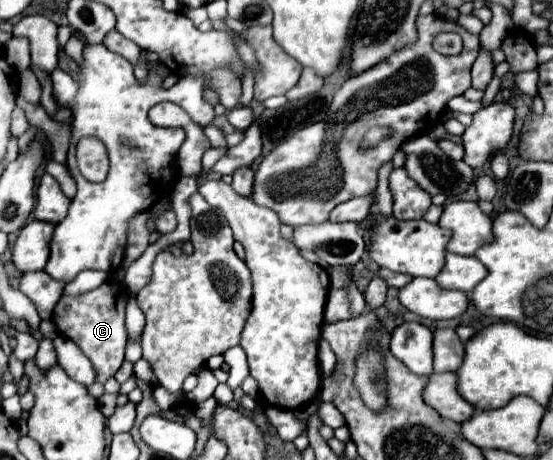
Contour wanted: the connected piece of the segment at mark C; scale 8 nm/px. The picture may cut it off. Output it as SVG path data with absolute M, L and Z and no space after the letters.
M103 282L99 288L89 290L81 296L63 296L53 312L53 322L61 336L73 340L83 354L91 360L97 382L105 384L123 364L127 332L125 332L125 308L127 292L117 282Z

